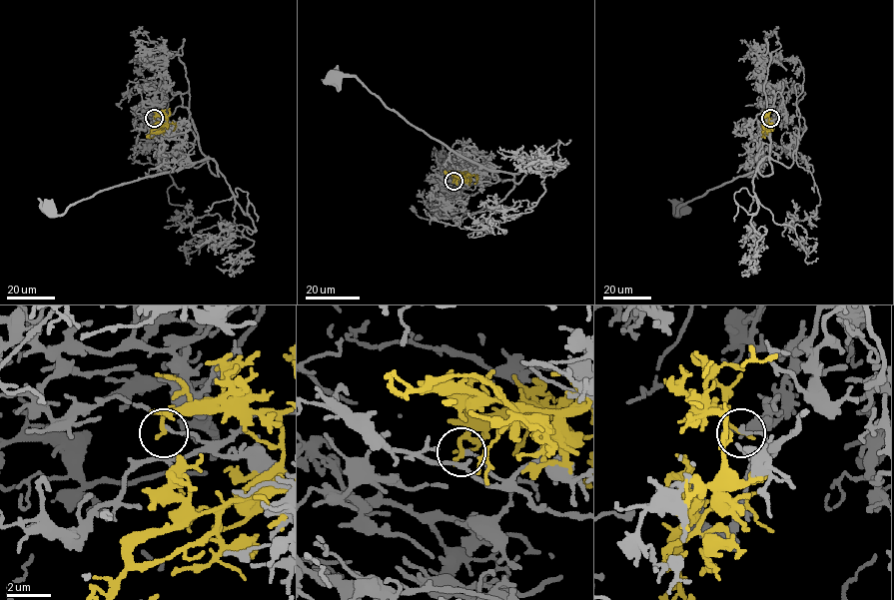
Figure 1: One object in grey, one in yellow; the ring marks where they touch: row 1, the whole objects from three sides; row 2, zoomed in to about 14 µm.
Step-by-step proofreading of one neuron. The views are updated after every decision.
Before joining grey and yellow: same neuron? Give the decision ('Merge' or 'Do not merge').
Do not merge

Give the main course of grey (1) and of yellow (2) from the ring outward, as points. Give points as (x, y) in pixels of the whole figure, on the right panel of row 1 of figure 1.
1: (770, 118), (778, 115), (774, 106), (767, 111), (770, 142), (762, 144), (756, 169), (678, 210)
2: (770, 118), (766, 116), (768, 126), (762, 132), (765, 136)

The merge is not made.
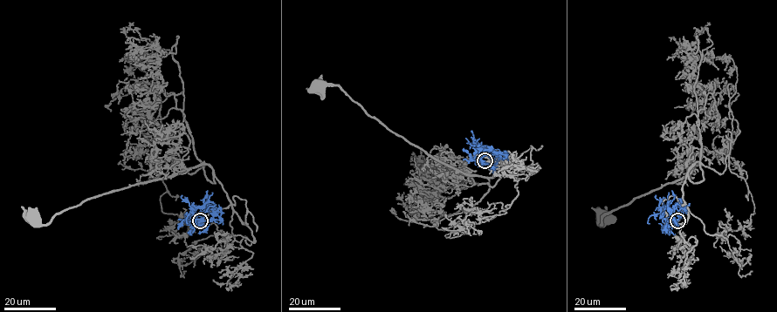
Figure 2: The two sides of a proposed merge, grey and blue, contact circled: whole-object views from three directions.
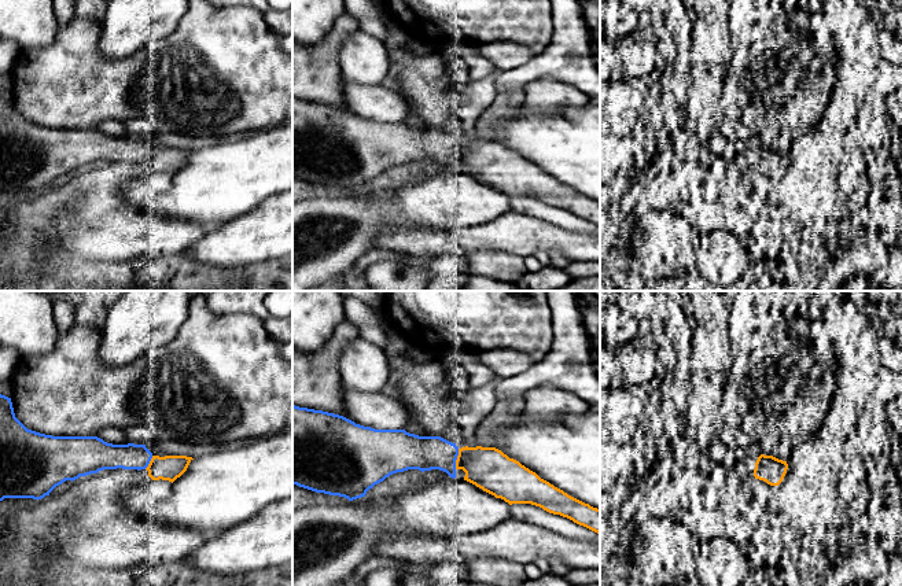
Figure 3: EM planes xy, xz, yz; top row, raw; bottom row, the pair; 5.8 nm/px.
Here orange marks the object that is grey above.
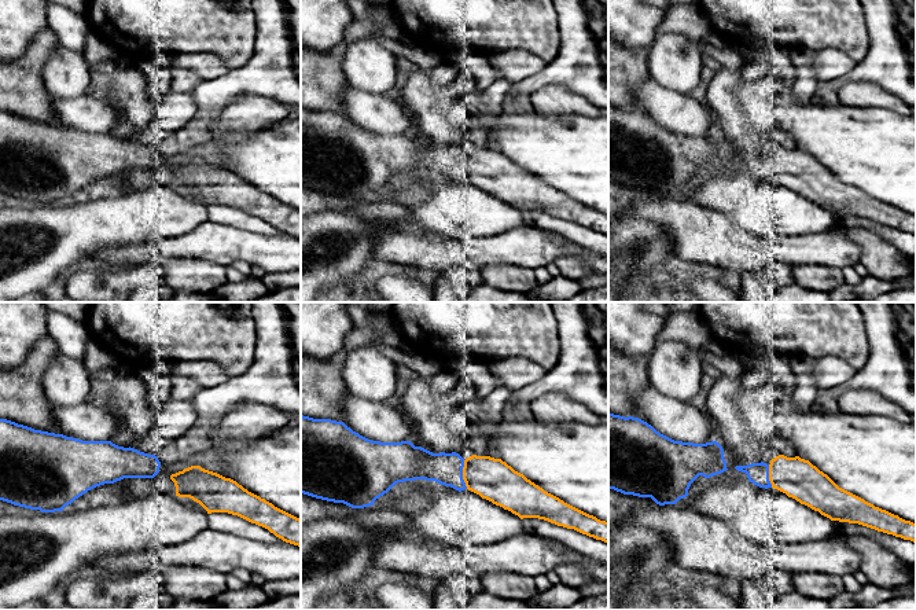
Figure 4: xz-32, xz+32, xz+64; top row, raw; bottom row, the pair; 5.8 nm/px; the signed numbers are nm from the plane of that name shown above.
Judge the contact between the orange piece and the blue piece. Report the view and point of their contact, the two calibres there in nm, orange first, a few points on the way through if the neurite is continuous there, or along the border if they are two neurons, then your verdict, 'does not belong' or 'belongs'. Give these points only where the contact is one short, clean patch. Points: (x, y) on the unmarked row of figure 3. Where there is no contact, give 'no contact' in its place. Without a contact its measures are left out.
meets orange in xz at (457, 151); 240 nm thick on the orange side, 200 nm on the other; belongs

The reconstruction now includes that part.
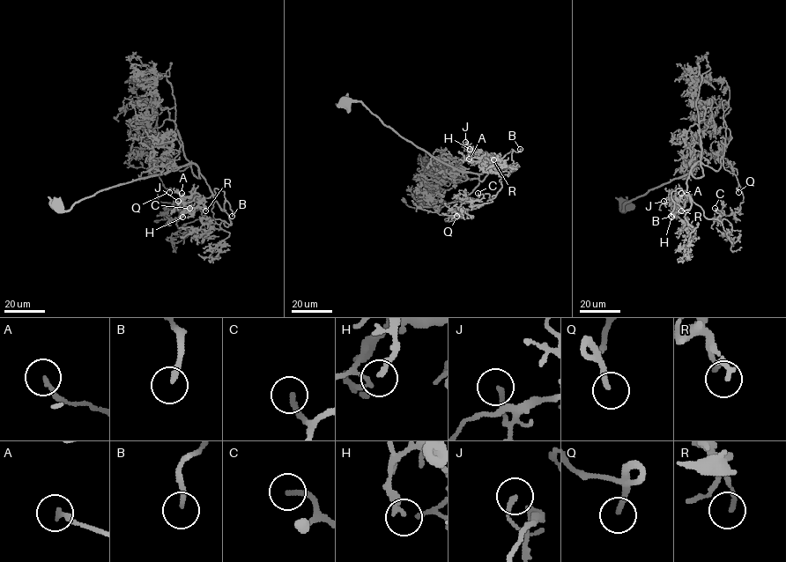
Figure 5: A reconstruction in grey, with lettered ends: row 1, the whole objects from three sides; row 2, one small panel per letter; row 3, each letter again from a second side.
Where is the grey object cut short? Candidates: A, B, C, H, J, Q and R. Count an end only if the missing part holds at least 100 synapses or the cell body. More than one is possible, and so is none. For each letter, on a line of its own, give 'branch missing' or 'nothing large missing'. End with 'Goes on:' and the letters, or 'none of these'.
A: nothing large missing
B: branch missing
C: branch missing
H: nothing large missing
J: nothing large missing
Q: branch missing
R: nothing large missing
Goes on: B, C, Q

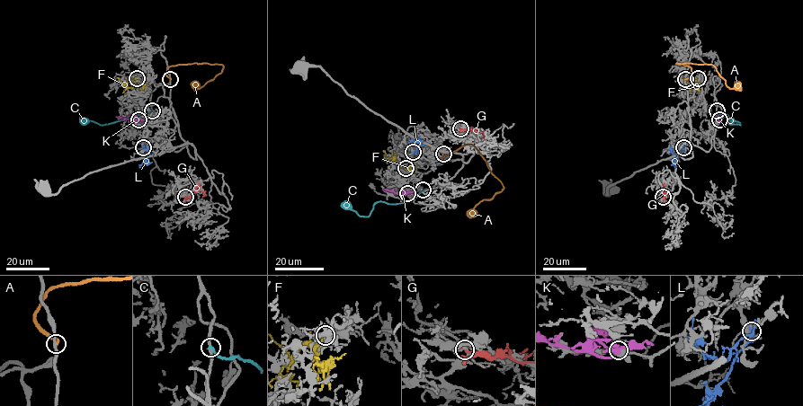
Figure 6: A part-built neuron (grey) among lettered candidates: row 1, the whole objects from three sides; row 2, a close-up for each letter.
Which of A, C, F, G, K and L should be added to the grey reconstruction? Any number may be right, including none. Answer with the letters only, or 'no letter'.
F

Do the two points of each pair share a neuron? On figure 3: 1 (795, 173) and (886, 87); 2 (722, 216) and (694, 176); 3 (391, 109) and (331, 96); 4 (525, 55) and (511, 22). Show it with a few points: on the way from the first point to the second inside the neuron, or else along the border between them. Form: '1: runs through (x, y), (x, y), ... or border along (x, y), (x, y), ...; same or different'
1: border along (883, 59), (873, 89); different
2: runs through (717, 206), (696, 185); same
3: border along (345, 81), (343, 109); different
4: border along (488, 44), (518, 41), (533, 55); different

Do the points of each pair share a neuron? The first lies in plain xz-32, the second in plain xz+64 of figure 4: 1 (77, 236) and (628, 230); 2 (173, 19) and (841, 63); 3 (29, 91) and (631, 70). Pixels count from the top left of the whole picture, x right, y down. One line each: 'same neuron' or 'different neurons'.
1: same neuron
2: different neurons
3: same neuron

